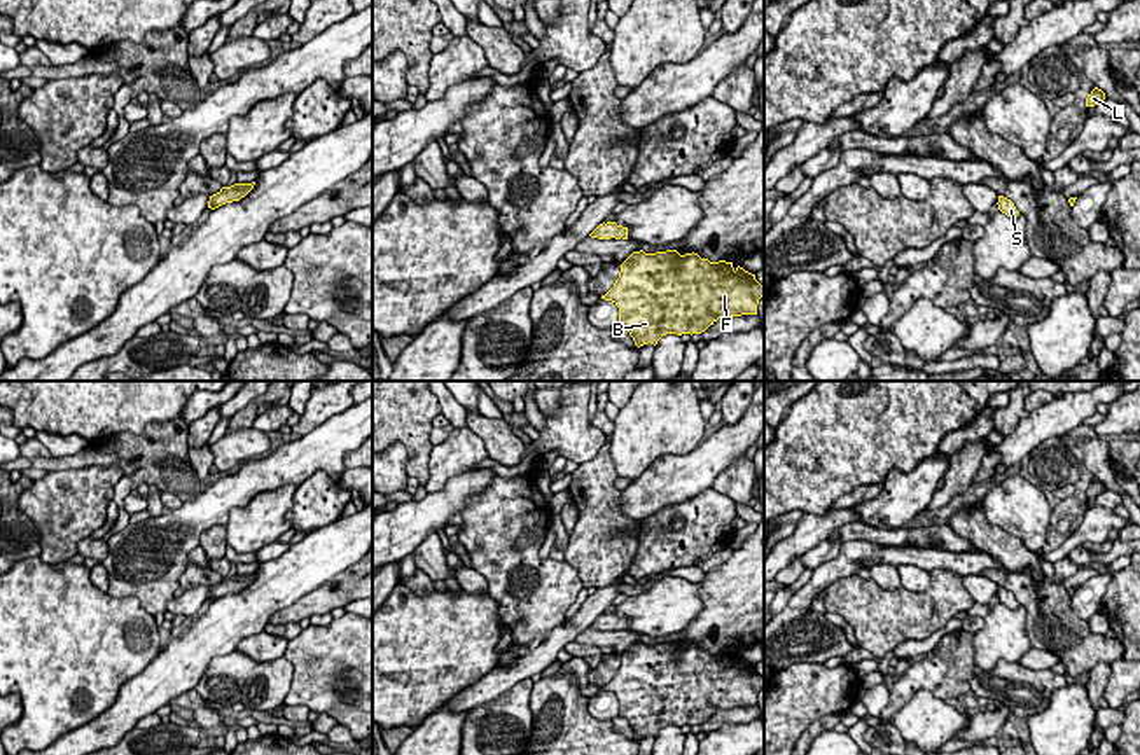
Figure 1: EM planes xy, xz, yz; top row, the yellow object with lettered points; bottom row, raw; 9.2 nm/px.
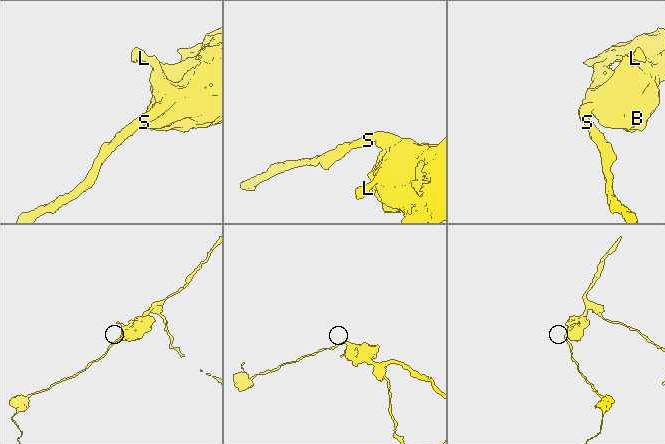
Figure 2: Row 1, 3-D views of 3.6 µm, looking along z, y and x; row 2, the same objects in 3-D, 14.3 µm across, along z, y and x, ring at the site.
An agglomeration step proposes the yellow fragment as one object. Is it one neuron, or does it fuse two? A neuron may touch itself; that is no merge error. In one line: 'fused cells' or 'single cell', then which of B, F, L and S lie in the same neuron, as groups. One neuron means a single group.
single cell; B F L S

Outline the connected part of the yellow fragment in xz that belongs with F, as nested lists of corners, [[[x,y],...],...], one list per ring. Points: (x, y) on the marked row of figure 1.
[[[677,250],[645,253],[633,252],[622,264],[614,287],[601,295],[619,308],[619,325],[624,327],[640,348],[657,344],[666,334],[701,334],[719,318],[757,315],[764,287],[755,274],[733,262],[710,262],[698,253],[680,255]]]

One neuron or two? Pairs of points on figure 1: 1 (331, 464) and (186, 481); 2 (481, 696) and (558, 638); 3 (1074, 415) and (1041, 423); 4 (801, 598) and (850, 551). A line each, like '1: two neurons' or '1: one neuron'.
1: two neurons
2: one neuron
3: one neuron
4: one neuron

